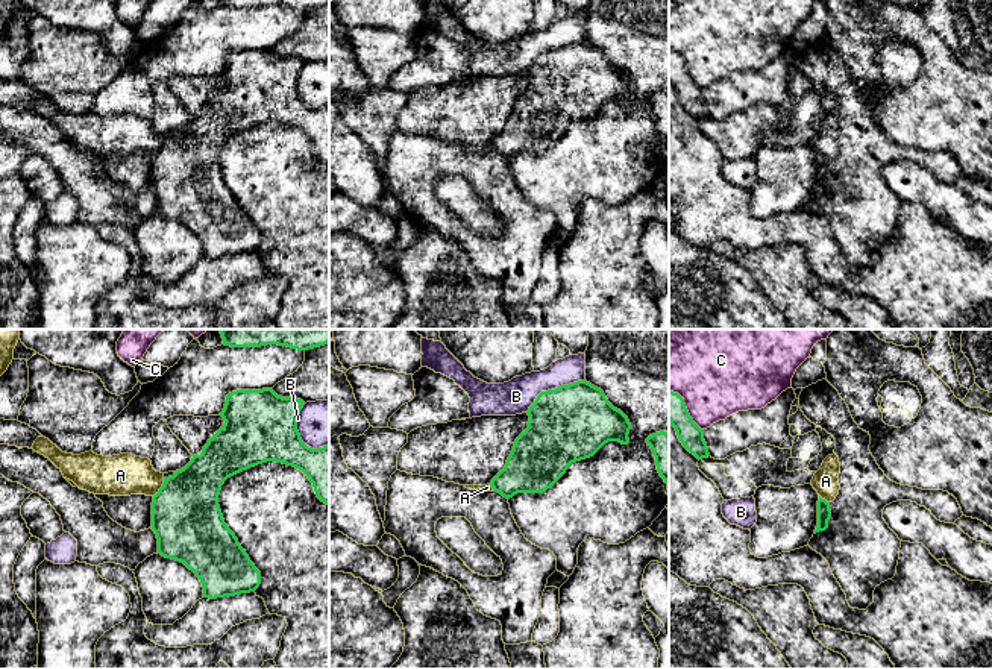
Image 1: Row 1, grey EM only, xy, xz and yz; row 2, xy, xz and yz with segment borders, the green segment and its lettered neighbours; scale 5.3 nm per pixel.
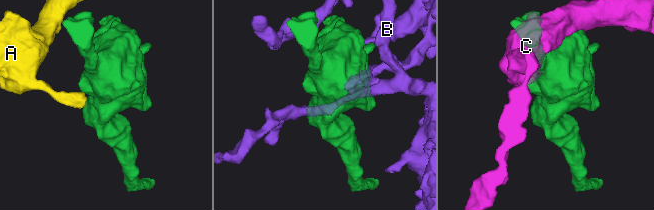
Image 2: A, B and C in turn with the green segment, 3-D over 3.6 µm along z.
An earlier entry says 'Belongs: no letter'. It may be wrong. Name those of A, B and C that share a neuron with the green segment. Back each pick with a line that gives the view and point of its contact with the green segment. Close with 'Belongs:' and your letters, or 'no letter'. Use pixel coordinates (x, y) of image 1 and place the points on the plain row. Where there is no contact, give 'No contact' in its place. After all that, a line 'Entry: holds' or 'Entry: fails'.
Belongs: no letter
Entry: holds

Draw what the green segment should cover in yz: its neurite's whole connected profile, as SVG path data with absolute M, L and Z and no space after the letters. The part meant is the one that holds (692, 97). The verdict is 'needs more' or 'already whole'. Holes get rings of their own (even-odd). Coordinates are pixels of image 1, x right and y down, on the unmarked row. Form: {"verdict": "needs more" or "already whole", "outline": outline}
{"verdict": "already whole", "outline": "M669 52L669 83L675 88L683 106L698 120L708 118L708 108L701 90L690 77L684 59L673 52Z"}

